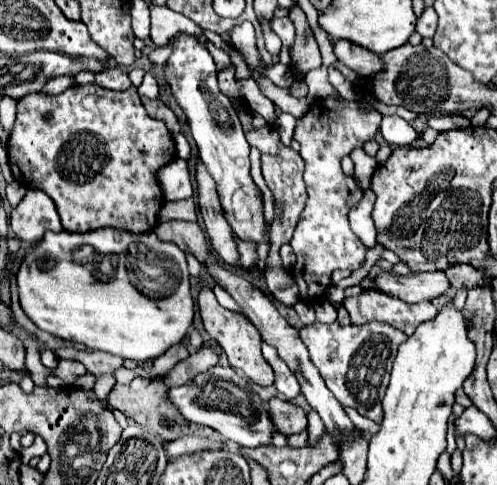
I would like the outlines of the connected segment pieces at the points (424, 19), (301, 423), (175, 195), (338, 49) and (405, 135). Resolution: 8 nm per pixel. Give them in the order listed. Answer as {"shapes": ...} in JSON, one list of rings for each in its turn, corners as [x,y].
{"shapes":[[[[425,7],[423,15],[417,19],[415,31],[421,33],[423,37],[433,37],[433,35],[435,35],[435,29],[437,29],[437,15],[435,15],[435,9],[433,9],[433,7]]],[[[273,397],[267,405],[269,405],[271,423],[275,423],[275,431],[283,435],[291,435],[307,429],[305,411],[293,399],[287,401],[281,397]]],[[[175,157],[169,167],[163,167],[157,172],[157,181],[161,183],[165,201],[177,201],[193,196],[189,165],[185,159]]],[[[339,39],[339,43],[333,43],[333,51],[335,51],[337,59],[343,65],[347,65],[349,69],[353,69],[359,77],[367,77],[367,75],[373,75],[383,69],[383,61],[379,55],[375,55],[355,43],[347,43],[347,39],[343,39],[343,41]]],[[[397,115],[383,117],[381,135],[391,147],[407,147],[407,145],[413,145],[419,139],[417,131]]]]}

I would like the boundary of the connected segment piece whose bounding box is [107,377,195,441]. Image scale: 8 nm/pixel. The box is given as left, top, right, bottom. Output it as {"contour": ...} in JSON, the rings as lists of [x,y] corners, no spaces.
{"contour":[[[135,377],[129,385],[115,385],[107,397],[107,405],[113,409],[119,409],[123,415],[133,419],[137,425],[141,425],[149,431],[155,431],[163,441],[179,439],[181,435],[187,433],[189,425],[191,425],[191,429],[195,427],[193,423],[185,421],[171,403],[167,403],[167,387],[163,383],[159,383],[159,381],[149,383],[143,377]]]}

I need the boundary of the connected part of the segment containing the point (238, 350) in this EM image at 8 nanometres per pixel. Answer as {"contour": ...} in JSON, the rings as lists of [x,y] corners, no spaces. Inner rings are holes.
{"contour":[[[203,285],[201,291],[199,291],[199,313],[201,313],[201,319],[203,319],[203,325],[205,325],[205,331],[215,339],[219,341],[221,349],[227,353],[227,359],[229,359],[229,365],[233,369],[239,369],[243,371],[253,383],[257,385],[273,385],[273,369],[271,365],[263,359],[261,355],[261,335],[259,331],[253,327],[253,323],[241,315],[241,313],[235,313],[235,311],[229,311],[225,307],[219,305],[219,301],[215,299],[213,291],[209,285]]]}

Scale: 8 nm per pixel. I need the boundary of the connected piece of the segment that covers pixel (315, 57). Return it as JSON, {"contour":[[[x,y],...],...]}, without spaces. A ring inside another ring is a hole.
{"contour":[[[293,5],[289,9],[289,15],[287,17],[295,25],[295,43],[289,49],[291,67],[293,67],[295,75],[301,77],[301,75],[305,75],[311,69],[321,67],[321,51],[319,51],[319,45],[317,45],[317,41],[315,41],[313,35],[311,35],[311,39],[307,39],[307,31],[311,27],[307,23],[307,17],[305,17],[303,9],[297,7],[297,5]]]}

